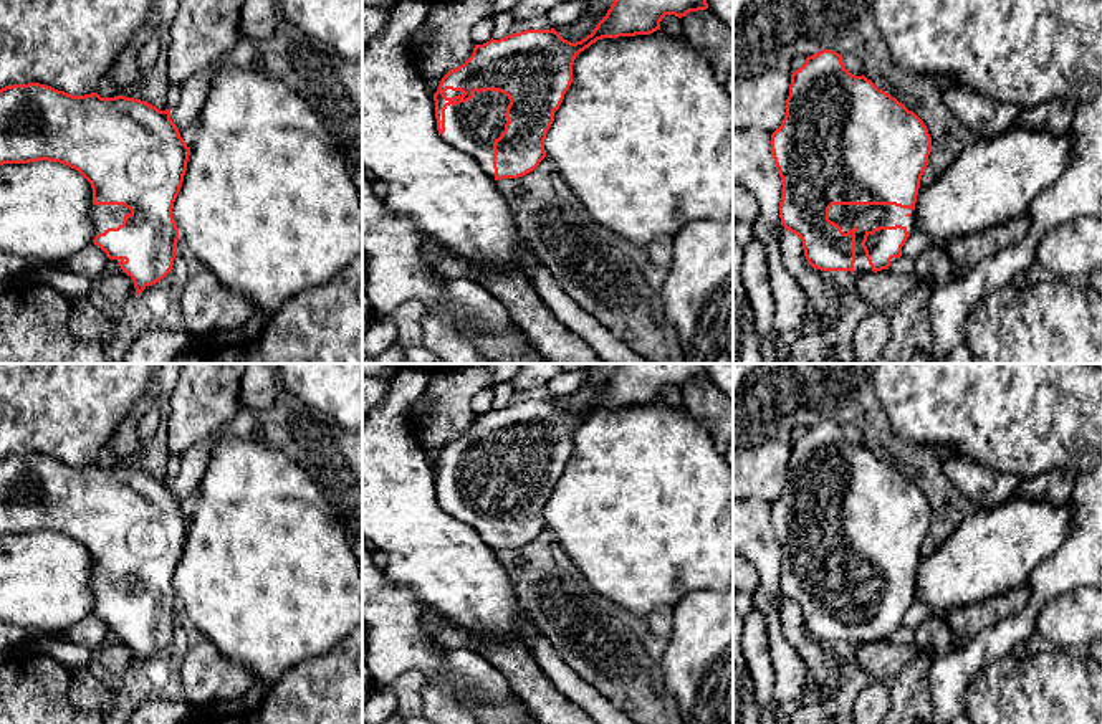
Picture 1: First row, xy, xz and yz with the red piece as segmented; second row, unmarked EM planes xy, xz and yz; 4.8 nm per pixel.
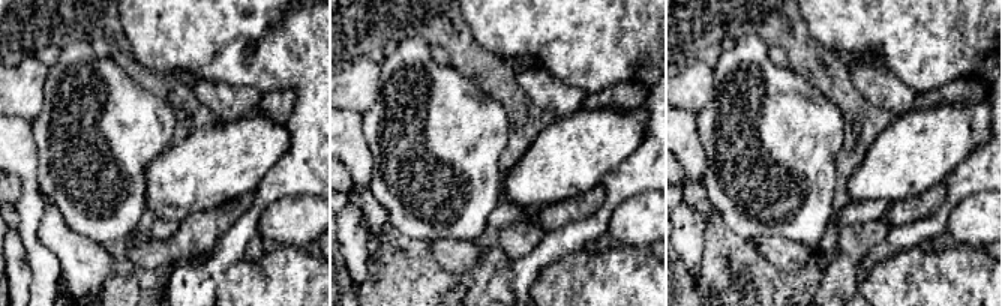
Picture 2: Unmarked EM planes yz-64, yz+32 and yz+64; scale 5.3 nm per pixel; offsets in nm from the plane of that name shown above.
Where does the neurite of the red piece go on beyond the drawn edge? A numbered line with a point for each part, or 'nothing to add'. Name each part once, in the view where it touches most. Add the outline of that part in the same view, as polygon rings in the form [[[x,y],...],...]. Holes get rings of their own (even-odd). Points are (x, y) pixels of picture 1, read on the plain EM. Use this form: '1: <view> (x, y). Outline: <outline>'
1: yz (866, 587). Outline: [[[832,575],[829,590],[837,593],[844,603],[857,598],[854,643],[874,643],[860,615],[867,602],[895,595],[905,597],[908,605],[917,602],[915,580],[895,575]]]

